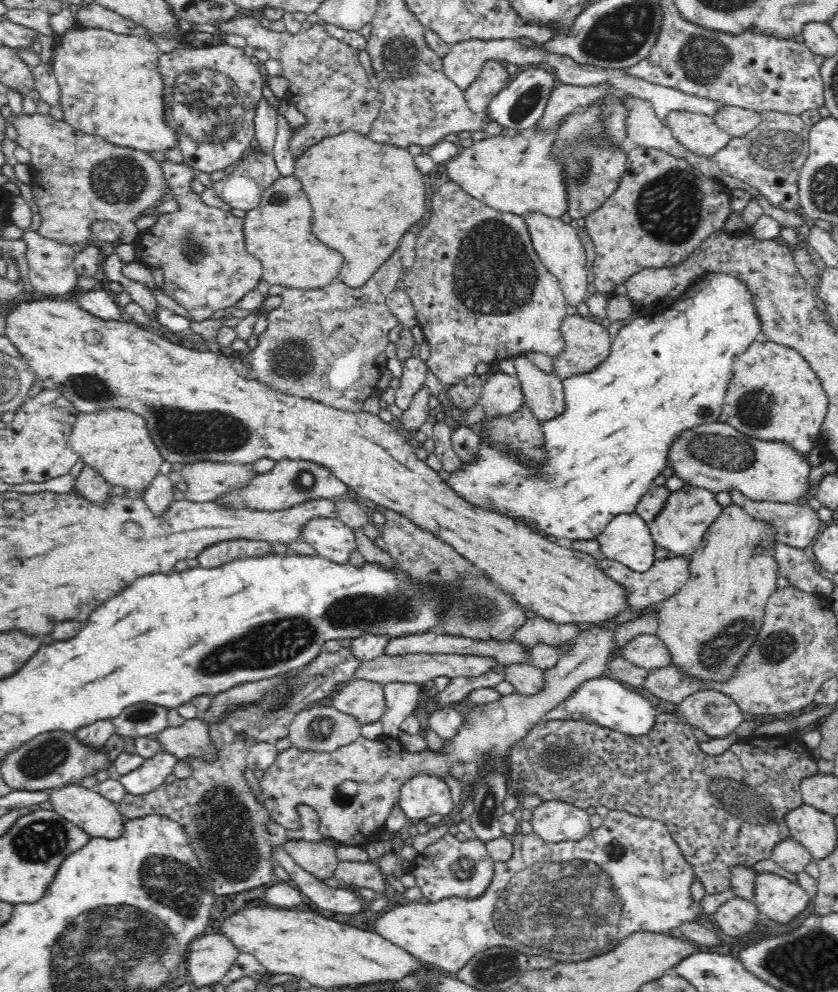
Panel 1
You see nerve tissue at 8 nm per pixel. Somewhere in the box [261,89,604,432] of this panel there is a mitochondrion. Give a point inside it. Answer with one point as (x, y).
(496, 275)

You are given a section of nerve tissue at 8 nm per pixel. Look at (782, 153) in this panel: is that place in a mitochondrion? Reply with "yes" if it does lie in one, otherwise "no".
yes

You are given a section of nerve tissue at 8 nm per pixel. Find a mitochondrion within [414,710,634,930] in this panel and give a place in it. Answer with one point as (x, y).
(558, 760)

